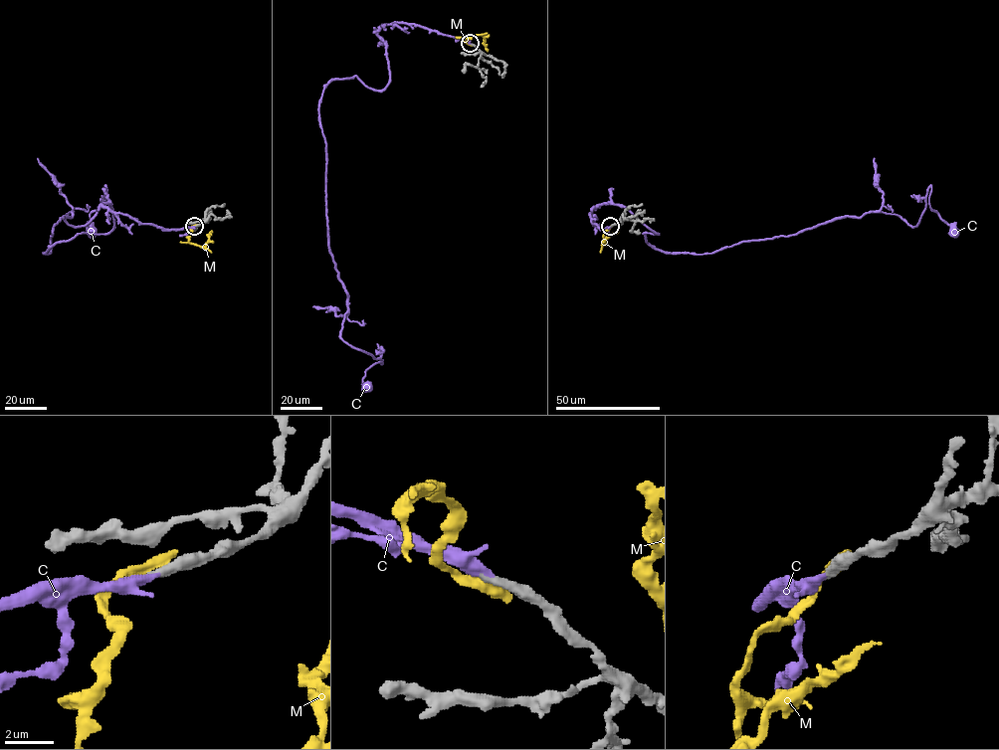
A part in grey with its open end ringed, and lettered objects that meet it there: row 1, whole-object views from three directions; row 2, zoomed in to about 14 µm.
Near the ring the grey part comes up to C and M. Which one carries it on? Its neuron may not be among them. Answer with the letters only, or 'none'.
C

